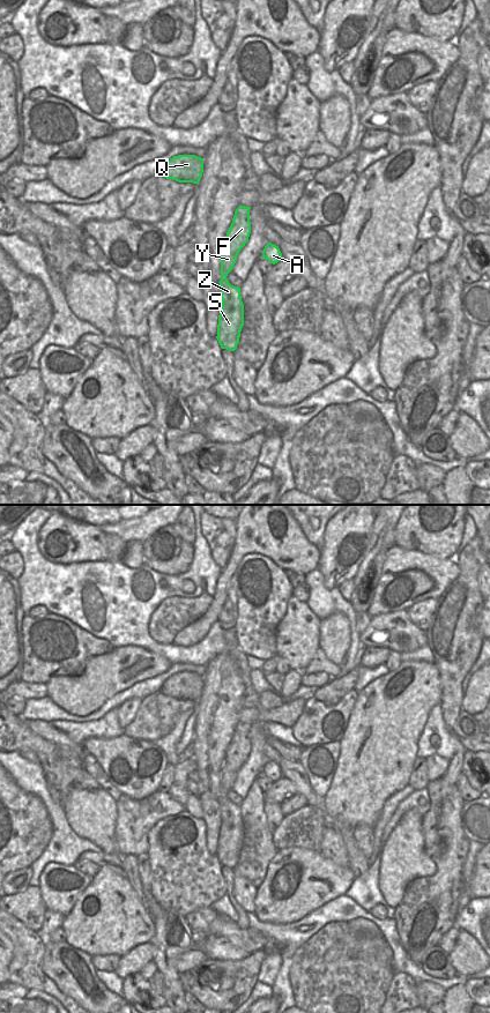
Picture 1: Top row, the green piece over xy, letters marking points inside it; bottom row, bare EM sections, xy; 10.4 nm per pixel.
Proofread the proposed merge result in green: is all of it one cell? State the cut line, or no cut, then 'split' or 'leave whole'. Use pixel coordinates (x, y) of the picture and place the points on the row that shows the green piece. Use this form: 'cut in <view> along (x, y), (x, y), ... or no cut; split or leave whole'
no cut; leave whole

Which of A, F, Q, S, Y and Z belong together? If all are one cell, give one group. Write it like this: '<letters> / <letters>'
A F Q S Y Z

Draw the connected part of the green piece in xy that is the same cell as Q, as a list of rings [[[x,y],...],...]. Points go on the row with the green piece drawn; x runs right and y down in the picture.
[[[178,155],[166,162],[161,174],[178,183],[199,184],[202,172],[203,158],[195,155]]]

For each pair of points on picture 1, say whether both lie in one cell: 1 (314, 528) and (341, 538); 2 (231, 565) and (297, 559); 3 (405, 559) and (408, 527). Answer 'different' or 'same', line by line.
1: different
2: same
3: different

